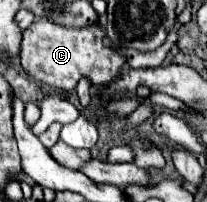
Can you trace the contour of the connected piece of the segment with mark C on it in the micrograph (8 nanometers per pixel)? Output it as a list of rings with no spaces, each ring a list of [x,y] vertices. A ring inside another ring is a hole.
[[[35,18],[35,22],[23,30],[21,66],[33,80],[65,92],[71,92],[81,76],[91,78],[95,86],[105,86],[121,72],[125,58],[119,52],[111,50],[103,40],[105,32],[101,26],[63,28],[53,24],[51,20]]]

